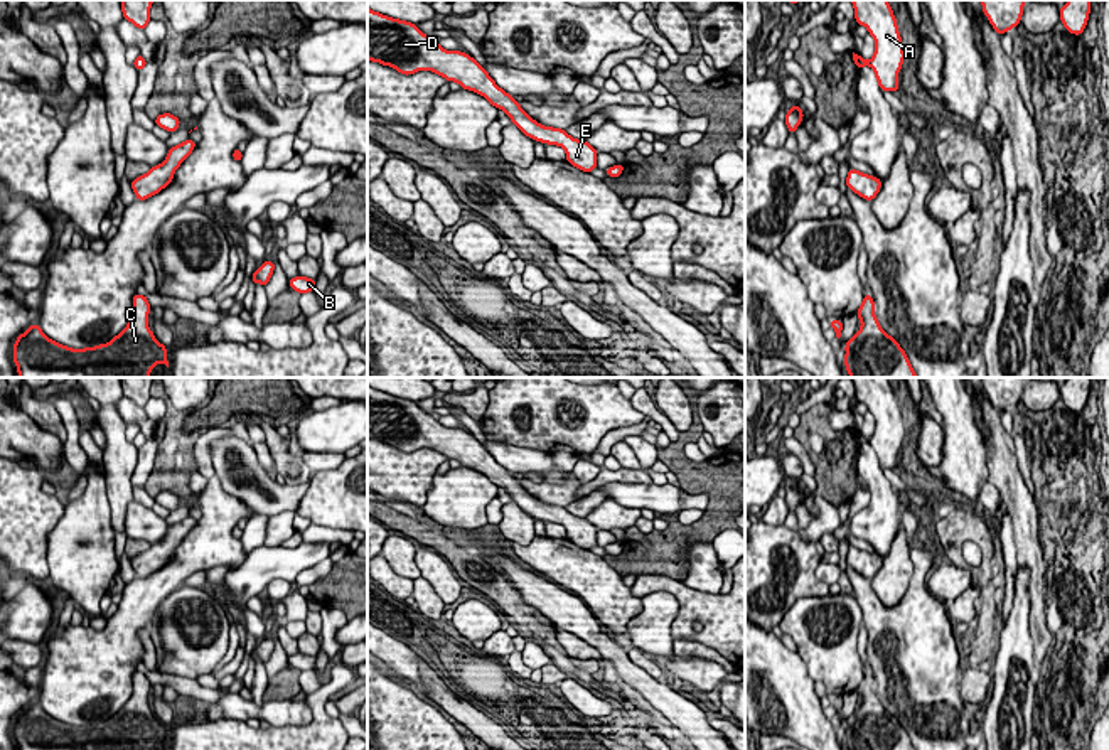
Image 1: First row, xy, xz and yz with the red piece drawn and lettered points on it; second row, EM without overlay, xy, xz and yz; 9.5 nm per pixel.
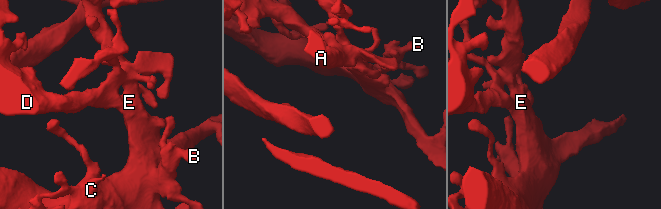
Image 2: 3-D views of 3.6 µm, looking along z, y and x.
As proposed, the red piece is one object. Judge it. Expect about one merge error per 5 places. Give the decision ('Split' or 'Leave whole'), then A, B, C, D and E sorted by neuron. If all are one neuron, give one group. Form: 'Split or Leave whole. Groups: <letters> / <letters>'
Leave whole. Groups: A B C D E

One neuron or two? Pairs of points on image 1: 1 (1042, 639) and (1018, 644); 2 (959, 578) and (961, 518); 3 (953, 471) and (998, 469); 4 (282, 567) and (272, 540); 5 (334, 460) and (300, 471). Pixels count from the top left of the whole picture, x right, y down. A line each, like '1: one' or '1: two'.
1: two
2: two
3: two
4: two
5: two

